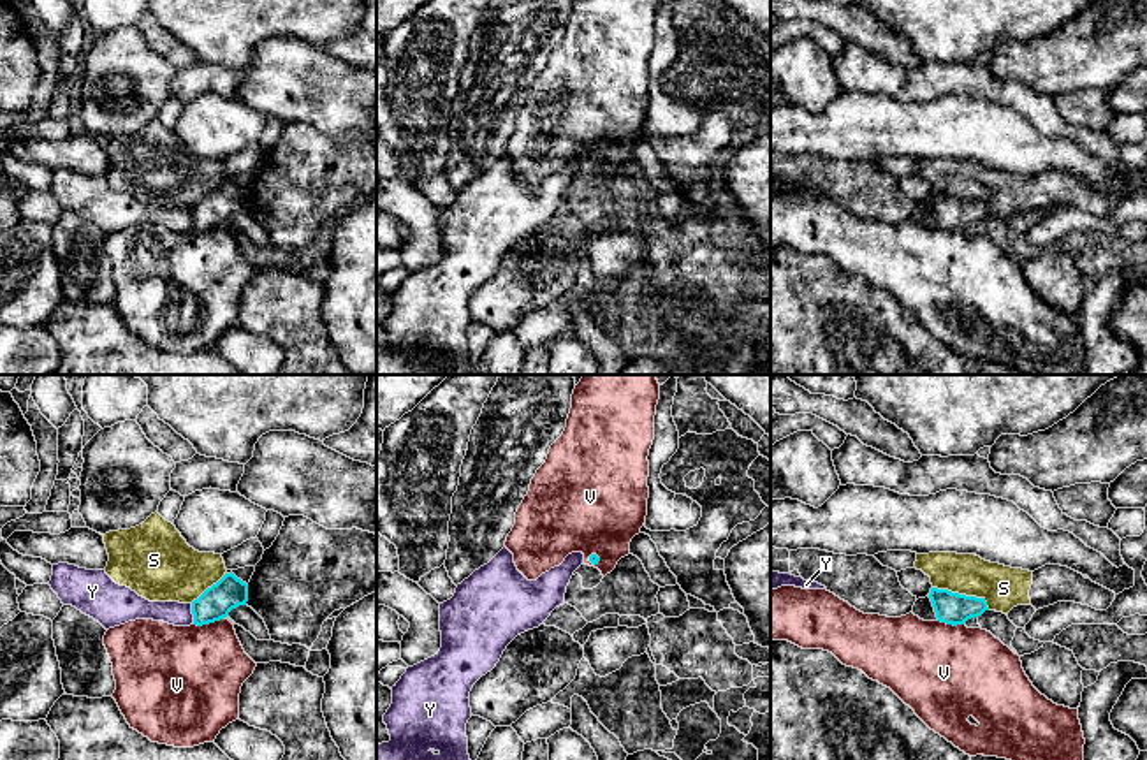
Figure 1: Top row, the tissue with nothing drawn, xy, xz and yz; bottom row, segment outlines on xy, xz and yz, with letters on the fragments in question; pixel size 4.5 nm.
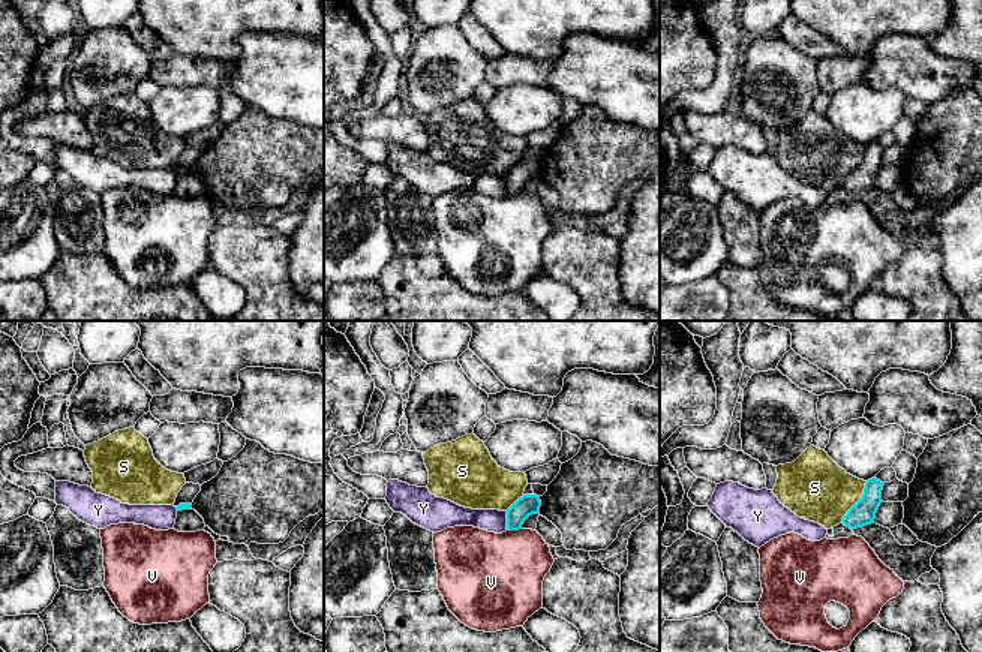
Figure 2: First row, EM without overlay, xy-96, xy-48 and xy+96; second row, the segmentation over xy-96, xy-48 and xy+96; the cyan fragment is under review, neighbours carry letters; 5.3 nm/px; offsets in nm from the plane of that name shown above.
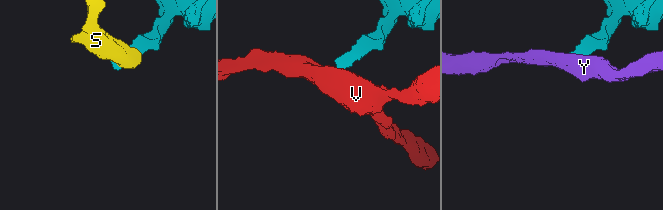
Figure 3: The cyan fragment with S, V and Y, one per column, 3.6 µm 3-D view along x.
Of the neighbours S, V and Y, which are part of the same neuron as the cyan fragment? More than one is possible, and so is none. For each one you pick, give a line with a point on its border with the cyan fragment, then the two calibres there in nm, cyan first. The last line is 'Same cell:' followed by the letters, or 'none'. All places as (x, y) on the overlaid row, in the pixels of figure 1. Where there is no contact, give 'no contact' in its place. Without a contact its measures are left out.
Same cell: none

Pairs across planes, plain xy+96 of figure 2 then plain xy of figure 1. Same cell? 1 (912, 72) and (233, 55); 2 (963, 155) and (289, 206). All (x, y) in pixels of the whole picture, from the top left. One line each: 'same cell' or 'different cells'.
1: different cells
2: same cell

